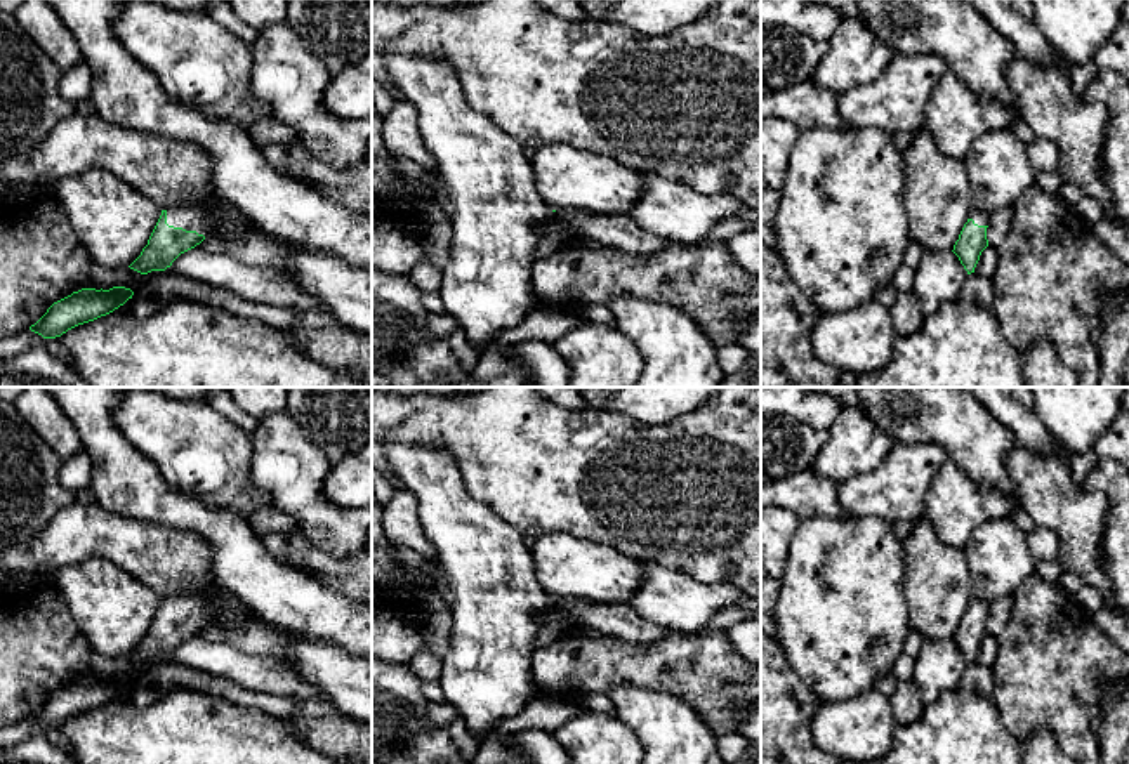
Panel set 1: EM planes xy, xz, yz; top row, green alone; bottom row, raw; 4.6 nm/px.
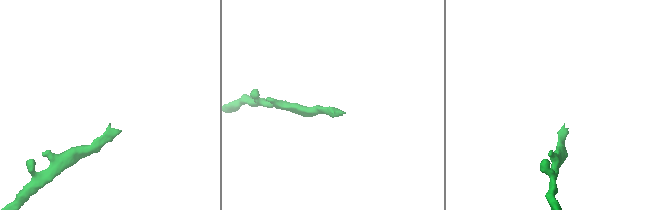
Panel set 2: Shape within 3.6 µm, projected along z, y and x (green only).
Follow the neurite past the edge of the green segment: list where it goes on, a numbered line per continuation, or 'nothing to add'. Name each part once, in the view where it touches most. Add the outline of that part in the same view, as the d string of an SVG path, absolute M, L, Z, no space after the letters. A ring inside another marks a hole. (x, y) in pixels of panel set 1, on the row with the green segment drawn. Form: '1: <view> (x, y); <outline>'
1: xy (188, 217); M179 205L167 210L167 224L182 227L186 231L196 231L208 238L214 229L214 219L195 205Z

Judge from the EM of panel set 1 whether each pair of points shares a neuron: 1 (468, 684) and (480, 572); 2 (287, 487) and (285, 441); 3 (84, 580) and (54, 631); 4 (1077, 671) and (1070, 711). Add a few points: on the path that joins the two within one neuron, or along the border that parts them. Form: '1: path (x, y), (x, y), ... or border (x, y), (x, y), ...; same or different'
1: path (473, 657), (473, 603), (476, 599); same
2: path (287, 476), (285, 452); same
3: border (51, 586), (63, 598), (68, 613), (89, 643); different
4: path (1069, 681), (1069, 700); same

